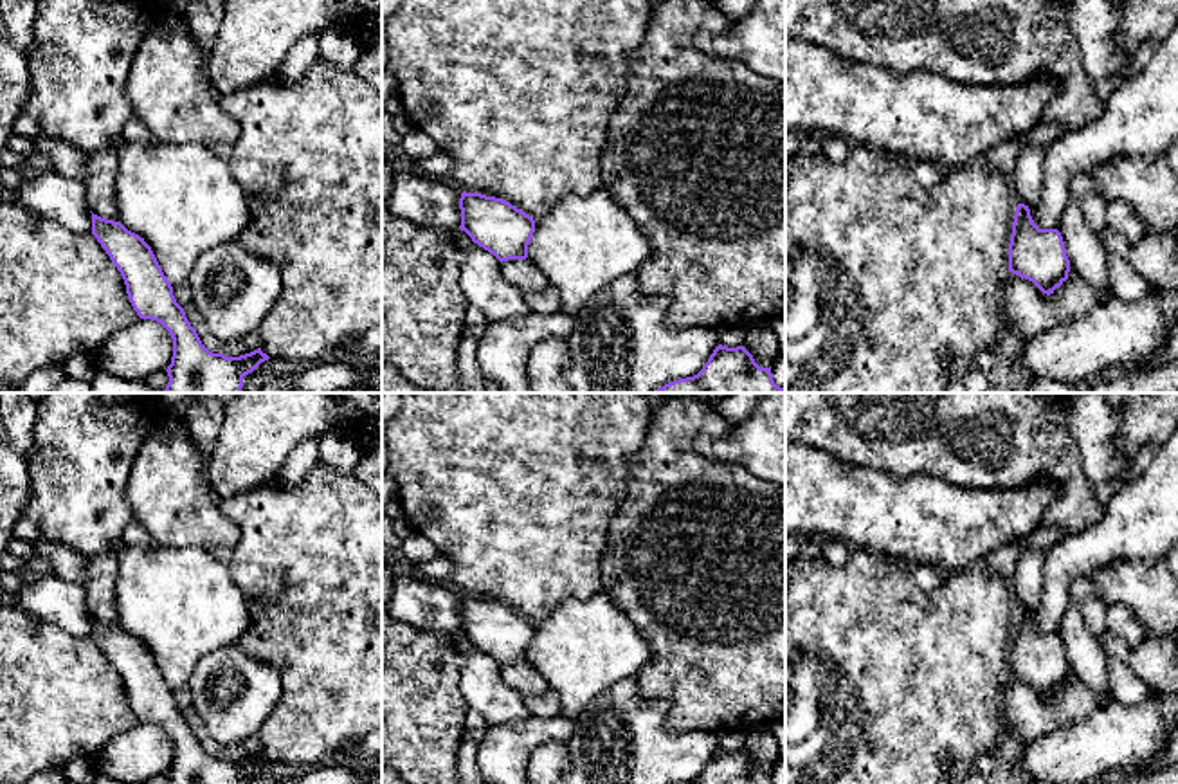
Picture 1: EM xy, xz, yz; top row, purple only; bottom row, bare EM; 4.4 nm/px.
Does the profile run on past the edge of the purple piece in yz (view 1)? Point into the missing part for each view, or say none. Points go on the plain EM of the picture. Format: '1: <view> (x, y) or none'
1: none

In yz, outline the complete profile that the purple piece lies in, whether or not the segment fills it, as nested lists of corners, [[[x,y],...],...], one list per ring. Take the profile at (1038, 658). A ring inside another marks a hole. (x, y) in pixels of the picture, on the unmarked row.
[[[1018,607],[1012,625],[1009,676],[1032,685],[1047,699],[1054,697],[1070,676],[1061,636],[1039,633],[1025,607]]]

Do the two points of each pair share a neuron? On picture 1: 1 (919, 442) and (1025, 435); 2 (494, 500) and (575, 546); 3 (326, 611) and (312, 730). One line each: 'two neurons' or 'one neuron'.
1: one neuron
2: one neuron
3: one neuron

